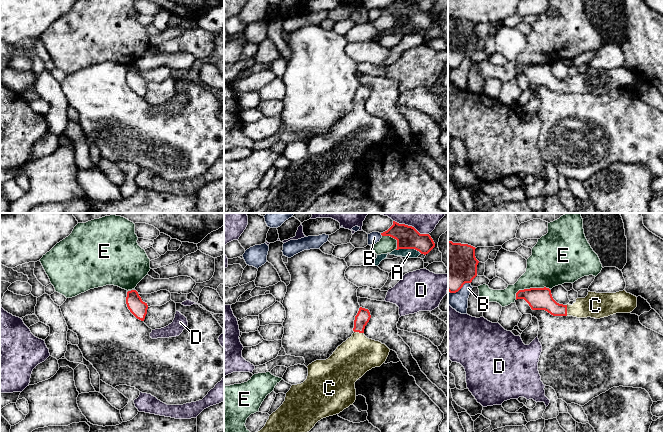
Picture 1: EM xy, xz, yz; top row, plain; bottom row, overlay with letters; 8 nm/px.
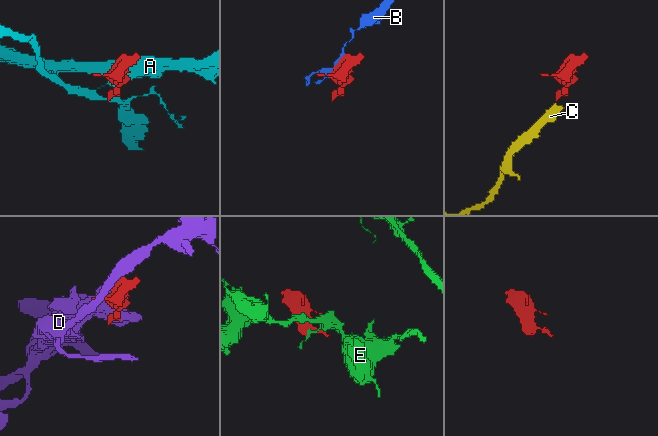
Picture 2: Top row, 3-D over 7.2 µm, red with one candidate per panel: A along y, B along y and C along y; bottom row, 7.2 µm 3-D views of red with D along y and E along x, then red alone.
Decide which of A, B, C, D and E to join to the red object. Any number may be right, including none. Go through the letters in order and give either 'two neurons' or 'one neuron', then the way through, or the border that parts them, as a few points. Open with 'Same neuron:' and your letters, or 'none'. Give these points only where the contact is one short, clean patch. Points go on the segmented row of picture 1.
Same neuron: C
A: two neurons; border xz (396, 249), (416, 249), (421, 253)
B: two neurons
C: one neuron; way yz (538, 298), (555, 309), (566, 310), (577, 310), (595, 305)
D: two neurons
E: two neurons

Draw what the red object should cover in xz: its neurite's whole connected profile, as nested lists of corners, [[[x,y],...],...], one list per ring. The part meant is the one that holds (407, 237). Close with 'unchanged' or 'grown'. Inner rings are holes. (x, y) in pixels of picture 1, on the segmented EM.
[[[393,221],[393,225],[382,236],[390,236],[397,240],[397,249],[415,249],[421,254],[428,254],[435,243],[429,234],[420,234],[414,227],[399,224]]]; unchanged

